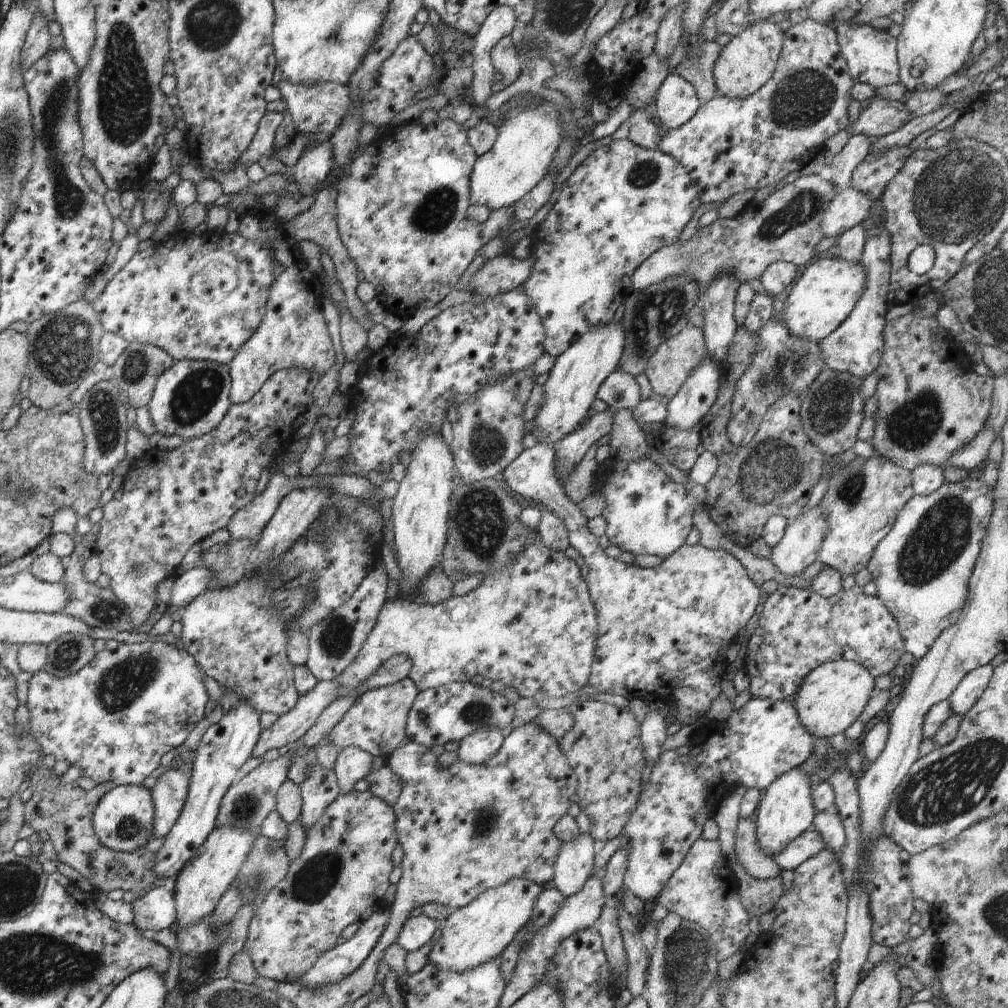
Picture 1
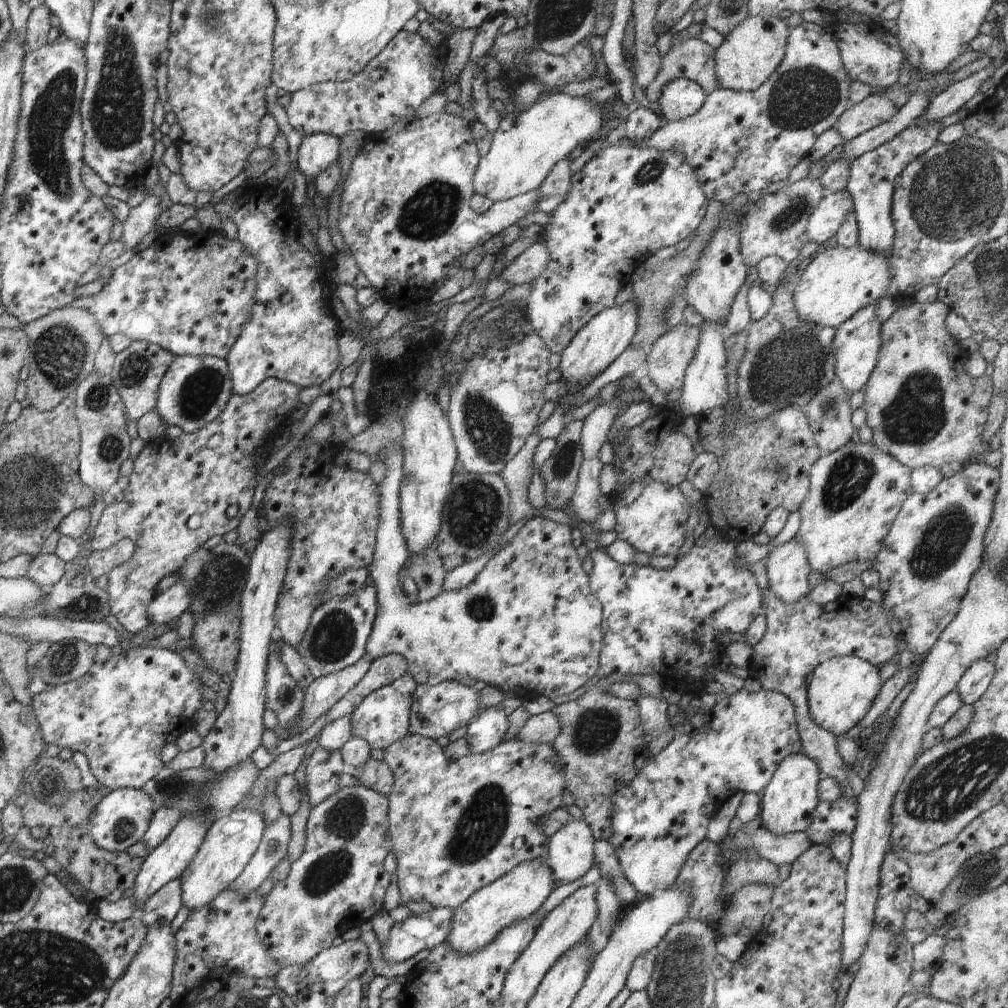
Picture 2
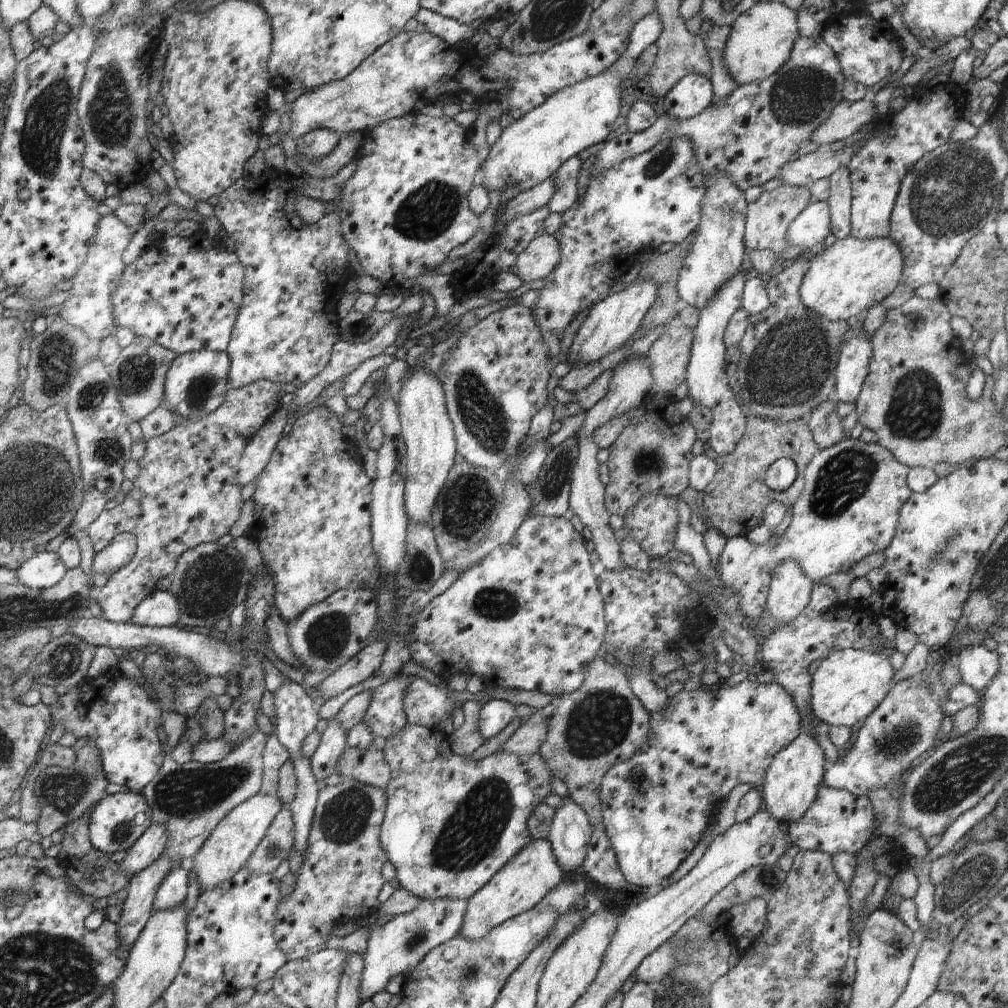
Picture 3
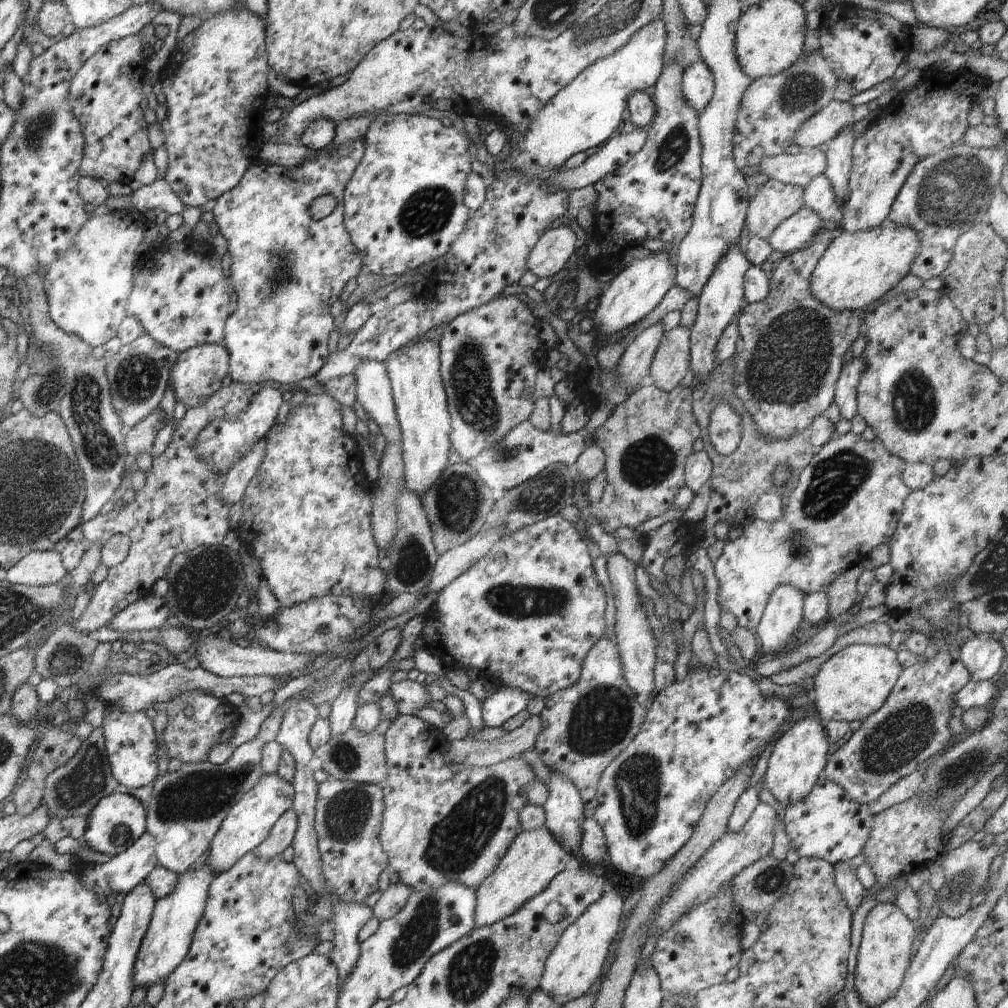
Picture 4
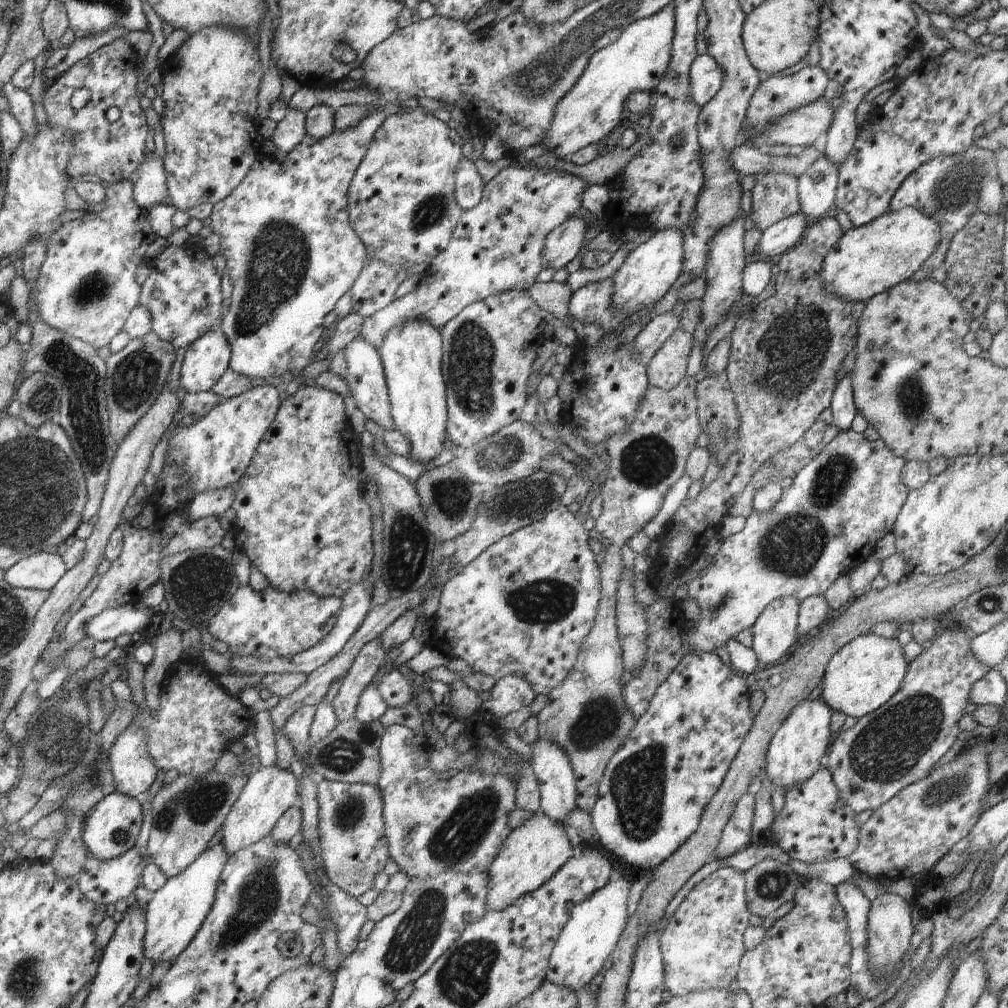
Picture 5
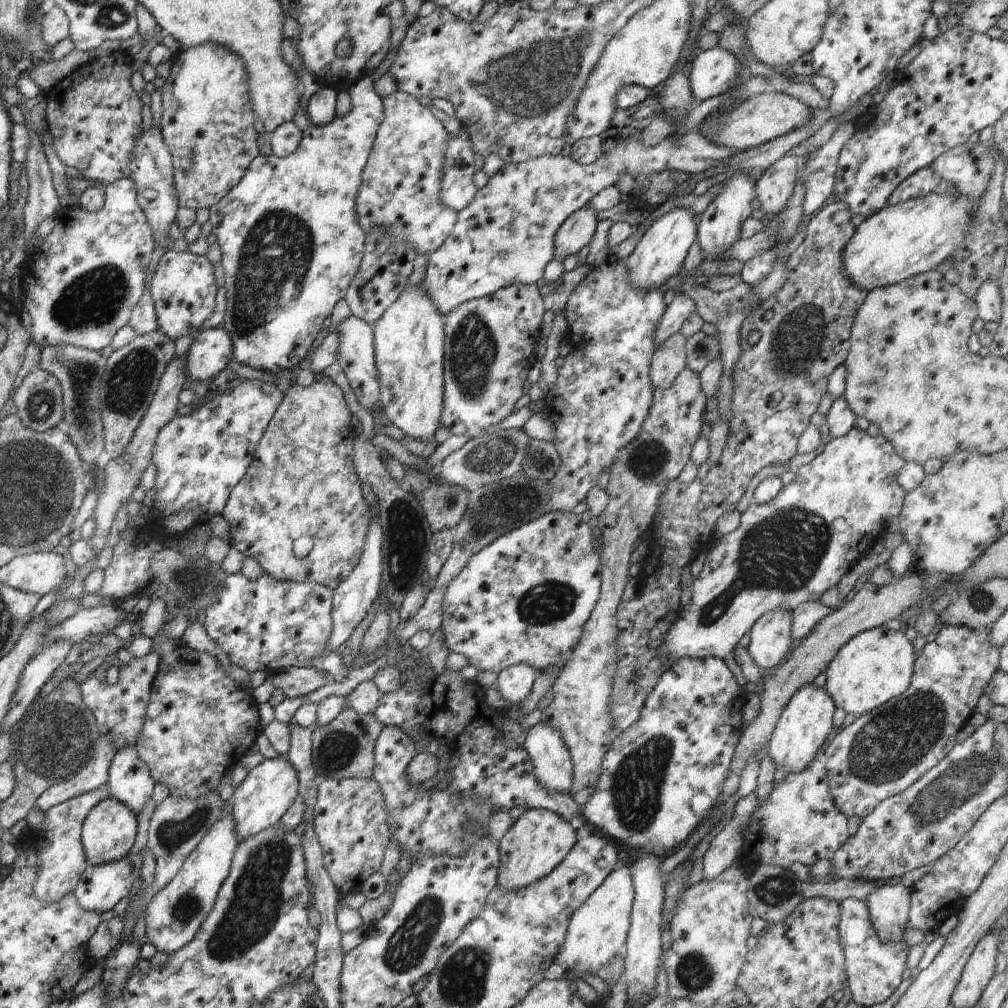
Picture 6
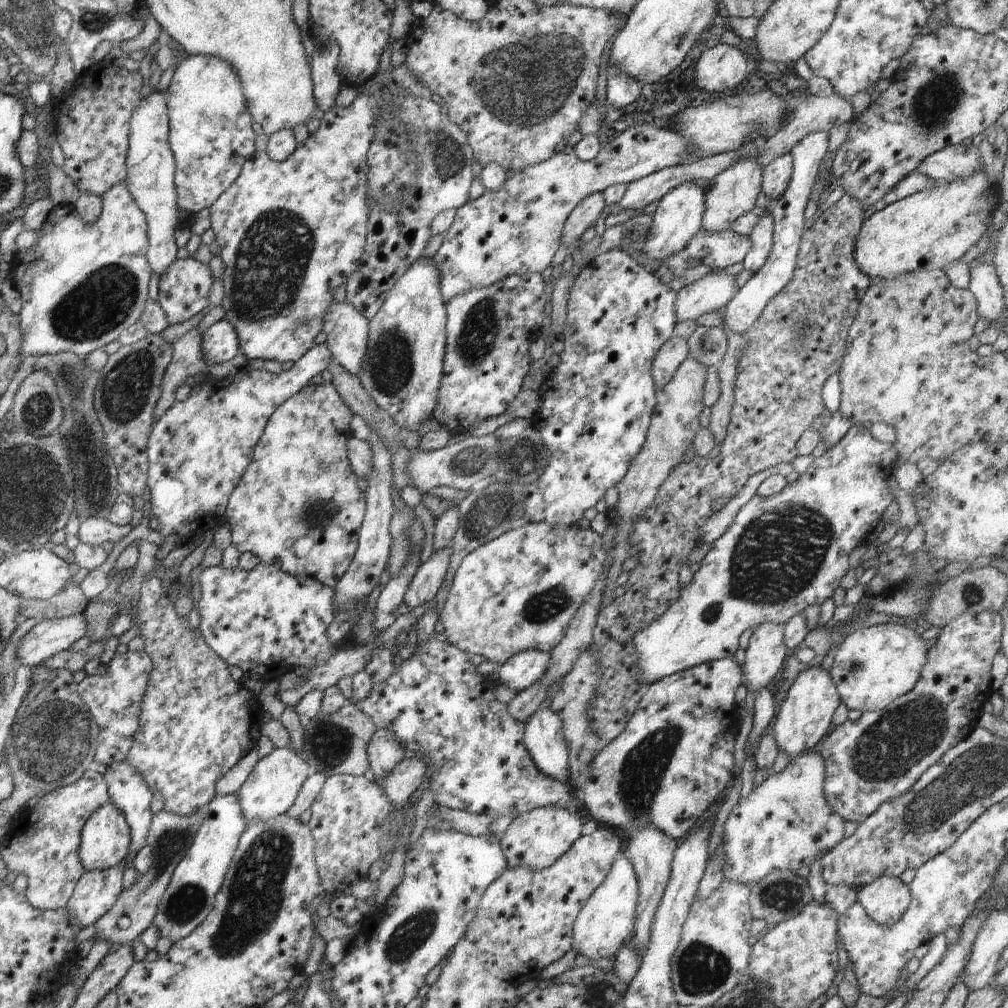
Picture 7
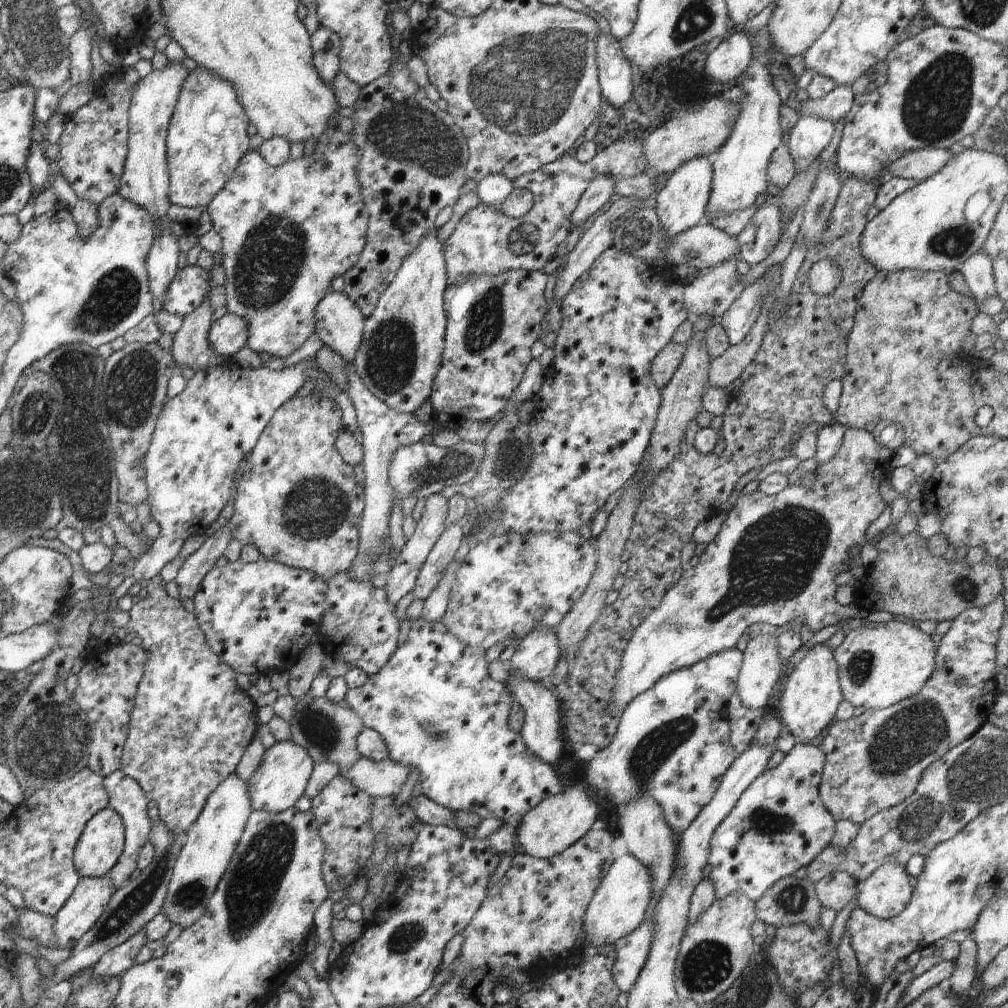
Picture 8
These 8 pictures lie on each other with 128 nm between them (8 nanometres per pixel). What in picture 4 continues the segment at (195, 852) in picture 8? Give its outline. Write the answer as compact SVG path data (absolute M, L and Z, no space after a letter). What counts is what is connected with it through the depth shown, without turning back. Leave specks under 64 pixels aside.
M207 862L196 870L188 869L185 873L178 875L178 884L172 890L172 894L156 900L148 930L140 944L138 958L134 962L134 974L132 974L134 988L142 986L144 990L147 990L158 980L165 980L186 958L194 930L206 908L208 888L214 877L215 874L208 868Z

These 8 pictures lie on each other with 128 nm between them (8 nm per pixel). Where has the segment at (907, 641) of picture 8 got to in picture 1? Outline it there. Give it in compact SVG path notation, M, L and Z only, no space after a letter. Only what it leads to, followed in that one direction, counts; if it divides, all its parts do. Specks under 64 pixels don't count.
M847 660L822 663L804 678L798 691L790 698L800 724L806 732L827 739L846 732L852 726L874 693L875 678L864 666Z

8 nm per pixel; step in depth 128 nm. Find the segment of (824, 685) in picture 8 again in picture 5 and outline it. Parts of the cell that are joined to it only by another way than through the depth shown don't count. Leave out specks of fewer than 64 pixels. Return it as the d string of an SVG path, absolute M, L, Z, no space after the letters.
M806 699L802 704L798 704L790 716L786 718L784 724L778 728L774 738L770 741L766 755L765 768L762 773L770 778L770 782L775 788L781 787L790 790L792 786L804 784L812 774L818 772L822 767L820 760L829 750L834 734L830 730L830 722L833 710L830 710L822 700Z

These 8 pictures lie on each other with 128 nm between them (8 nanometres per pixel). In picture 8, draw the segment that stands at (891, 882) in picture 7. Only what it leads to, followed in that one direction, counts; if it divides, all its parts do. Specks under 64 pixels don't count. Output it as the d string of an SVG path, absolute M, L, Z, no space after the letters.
M896 862L882 864L872 876L857 883L857 890L857 906L882 920L898 916L913 894L910 875Z

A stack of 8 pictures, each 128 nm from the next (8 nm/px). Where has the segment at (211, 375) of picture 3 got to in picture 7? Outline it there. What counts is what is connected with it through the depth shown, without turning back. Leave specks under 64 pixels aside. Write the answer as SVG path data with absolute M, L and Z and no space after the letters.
M222 319L202 334L200 350L206 364L222 364L239 354L239 344L236 330L227 320Z

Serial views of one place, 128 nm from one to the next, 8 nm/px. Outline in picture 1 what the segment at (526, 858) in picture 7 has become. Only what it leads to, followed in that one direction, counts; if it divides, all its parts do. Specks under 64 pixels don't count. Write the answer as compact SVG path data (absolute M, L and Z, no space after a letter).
M512 878L504 886L490 888L470 904L455 909L445 918L444 927L435 939L428 962L444 972L466 972L498 959L518 931L530 920L534 902L542 891L542 885L522 878Z

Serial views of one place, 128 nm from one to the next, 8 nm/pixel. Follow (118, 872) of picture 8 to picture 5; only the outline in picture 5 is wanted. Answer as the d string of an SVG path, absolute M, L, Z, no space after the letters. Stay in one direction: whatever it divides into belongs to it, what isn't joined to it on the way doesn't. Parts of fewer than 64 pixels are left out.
M128 726L110 748L110 772L120 794L137 798L154 784L158 772L146 750L146 726Z

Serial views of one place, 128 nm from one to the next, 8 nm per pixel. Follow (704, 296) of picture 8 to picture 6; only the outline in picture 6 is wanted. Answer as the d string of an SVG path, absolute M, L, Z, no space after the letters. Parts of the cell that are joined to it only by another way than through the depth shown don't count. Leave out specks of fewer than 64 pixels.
M676 292L656 328L654 334L656 346L660 346L669 336L678 333L684 320L688 320L694 312L697 312L694 301L688 295Z

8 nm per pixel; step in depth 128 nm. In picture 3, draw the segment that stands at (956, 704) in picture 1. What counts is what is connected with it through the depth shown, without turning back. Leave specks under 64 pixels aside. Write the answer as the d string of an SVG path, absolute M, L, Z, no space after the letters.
M983 645L962 650L956 655L955 663L962 676L962 683L972 686L978 692L986 688L986 685L996 676L999 668L996 651L987 649Z

